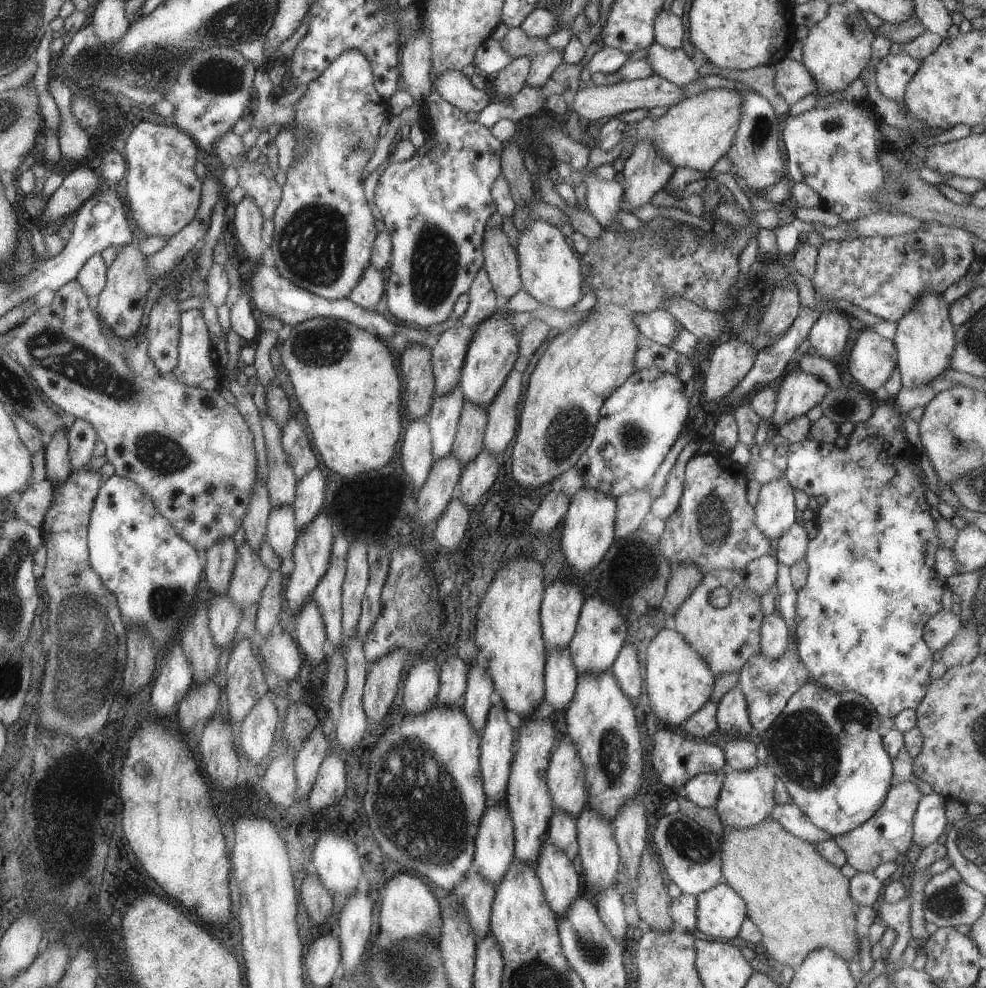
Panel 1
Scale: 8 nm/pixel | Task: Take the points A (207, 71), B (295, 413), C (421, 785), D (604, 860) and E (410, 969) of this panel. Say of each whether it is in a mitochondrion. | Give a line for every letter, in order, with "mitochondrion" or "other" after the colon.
A: mitochondrion
B: other
C: mitochondrion
D: other
E: mitochondrion

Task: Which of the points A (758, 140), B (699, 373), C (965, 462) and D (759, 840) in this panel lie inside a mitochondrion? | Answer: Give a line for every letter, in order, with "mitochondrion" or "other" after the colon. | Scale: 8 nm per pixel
A: mitochondrion
B: other
C: mitochondrion
D: other

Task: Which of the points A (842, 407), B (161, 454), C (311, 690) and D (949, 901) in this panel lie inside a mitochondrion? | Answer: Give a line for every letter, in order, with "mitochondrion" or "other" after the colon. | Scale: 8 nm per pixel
A: mitochondrion
B: mitochondrion
C: other
D: mitochondrion

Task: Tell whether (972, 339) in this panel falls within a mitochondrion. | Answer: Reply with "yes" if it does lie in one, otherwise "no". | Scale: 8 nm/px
yes

